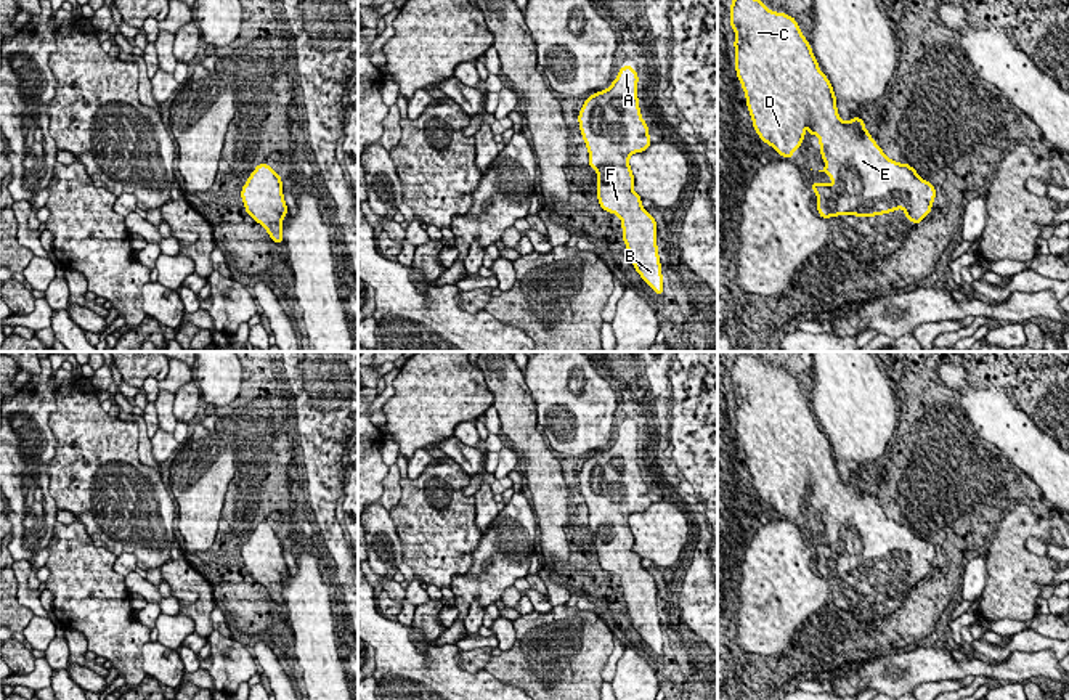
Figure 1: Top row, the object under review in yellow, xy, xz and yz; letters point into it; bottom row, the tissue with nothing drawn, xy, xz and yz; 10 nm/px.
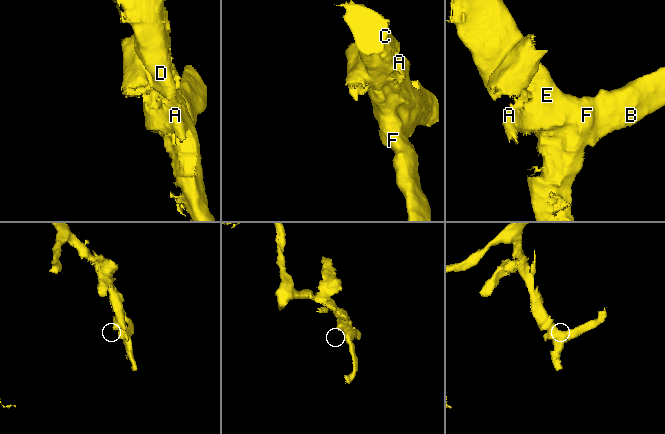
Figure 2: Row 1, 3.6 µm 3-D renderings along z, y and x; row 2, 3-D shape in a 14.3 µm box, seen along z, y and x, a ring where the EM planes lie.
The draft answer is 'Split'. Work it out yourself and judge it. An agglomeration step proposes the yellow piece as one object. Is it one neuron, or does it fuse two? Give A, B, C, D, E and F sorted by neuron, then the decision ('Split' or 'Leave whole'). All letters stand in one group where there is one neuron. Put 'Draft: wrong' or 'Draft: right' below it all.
Groups: A B C D E F. Leave whole
Draft: wrong

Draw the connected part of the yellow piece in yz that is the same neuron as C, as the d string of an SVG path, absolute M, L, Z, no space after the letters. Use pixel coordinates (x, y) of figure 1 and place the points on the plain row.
M740 352L730 364L730 387L735 390L737 437L746 456L746 466L753 486L759 498L770 504L780 515L791 519L791 514L804 499L804 486L809 494L820 498L822 520L830 543L811 543L817 554L817 570L822 578L852 573L854 576L876 576L896 568L905 570L905 578L920 583L929 572L936 549L929 541L920 538L908 523L888 519L883 509L867 491L860 477L847 483L838 475L836 456L809 401L801 393L793 376L783 371L774 372L762 360Z

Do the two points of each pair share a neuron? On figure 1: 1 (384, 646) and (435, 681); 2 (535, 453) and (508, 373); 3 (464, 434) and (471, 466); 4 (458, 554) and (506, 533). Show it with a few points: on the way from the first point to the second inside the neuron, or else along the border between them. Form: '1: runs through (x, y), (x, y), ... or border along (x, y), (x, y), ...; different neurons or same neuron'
1: runs through (397, 659), (416, 678), (422, 679); same neuron
2: runs through (524, 434), (511, 392); same neuron
3: border along (453, 435), (471, 447), (477, 447); different neurons
4: border along (482, 535), (472, 554), (472, 565), (453, 577); different neurons

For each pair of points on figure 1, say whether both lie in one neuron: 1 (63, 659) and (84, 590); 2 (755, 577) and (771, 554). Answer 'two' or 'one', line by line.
1: two
2: two

